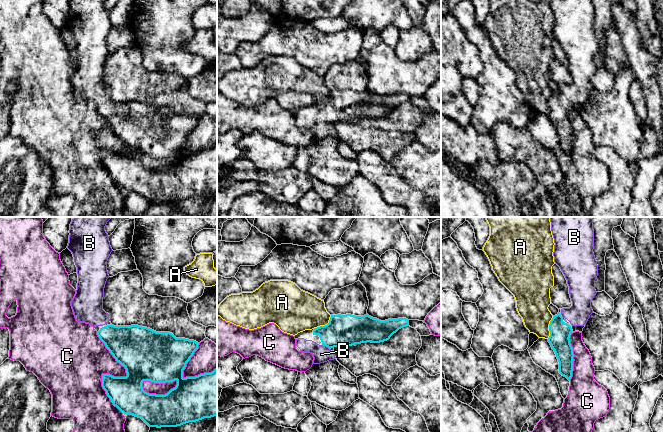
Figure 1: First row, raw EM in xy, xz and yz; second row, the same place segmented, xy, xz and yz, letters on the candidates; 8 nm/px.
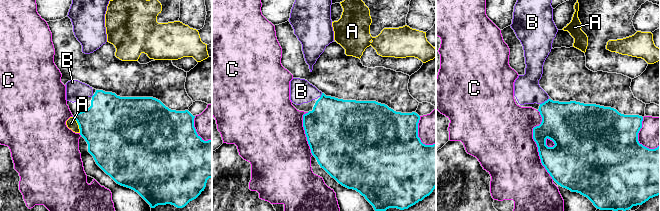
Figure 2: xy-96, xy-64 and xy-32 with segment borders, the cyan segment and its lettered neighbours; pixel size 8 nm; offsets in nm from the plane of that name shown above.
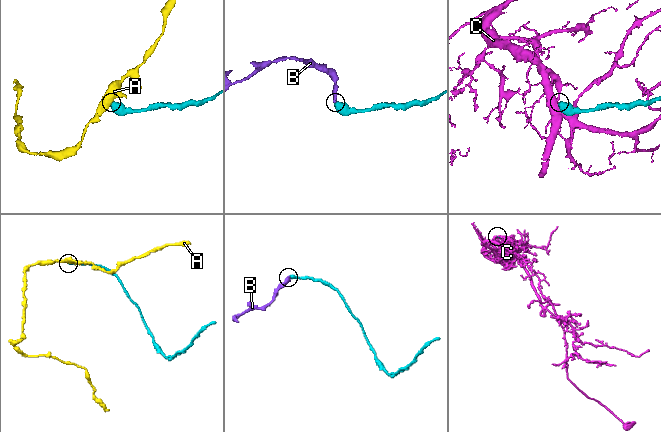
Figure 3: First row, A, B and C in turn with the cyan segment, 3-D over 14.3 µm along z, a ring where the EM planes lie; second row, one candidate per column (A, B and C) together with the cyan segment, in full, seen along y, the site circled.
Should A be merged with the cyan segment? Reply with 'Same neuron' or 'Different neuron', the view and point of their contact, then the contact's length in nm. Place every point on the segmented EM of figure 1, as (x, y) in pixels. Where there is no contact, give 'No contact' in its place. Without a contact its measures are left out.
Different neuron. Touches cyan at xz (325, 325). Shared border 190 nm

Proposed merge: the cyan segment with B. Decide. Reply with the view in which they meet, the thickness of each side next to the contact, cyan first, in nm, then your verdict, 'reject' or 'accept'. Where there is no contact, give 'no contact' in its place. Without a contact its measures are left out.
contact in xz; calibres 260 and 140 nm; accept

